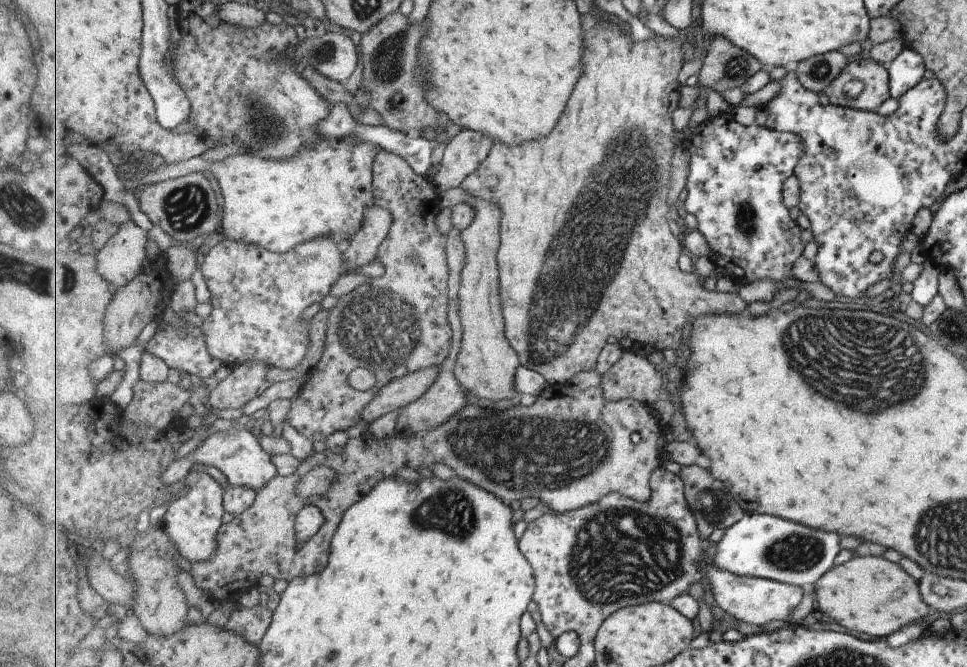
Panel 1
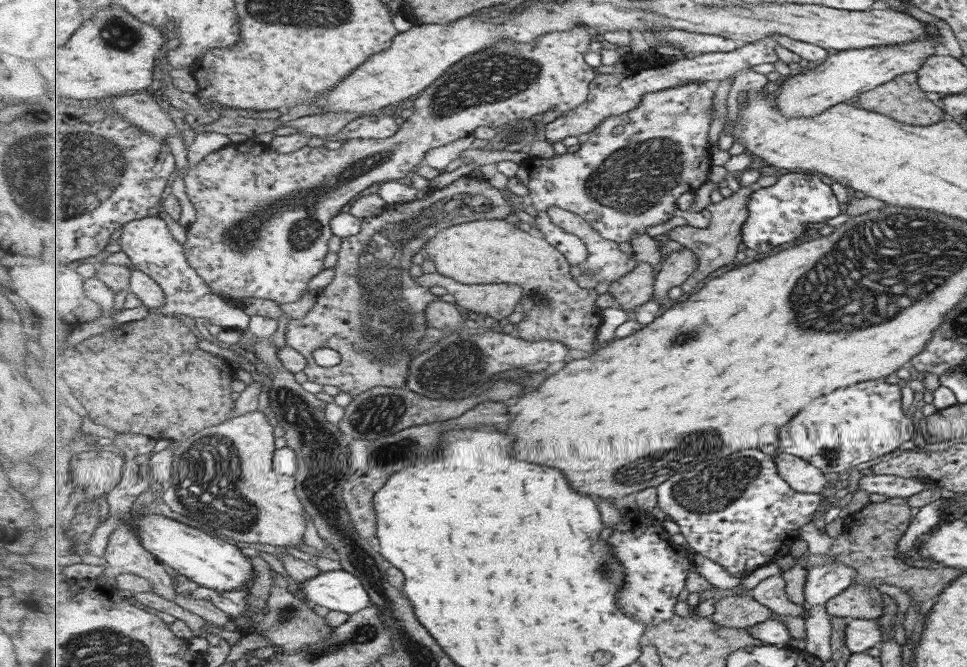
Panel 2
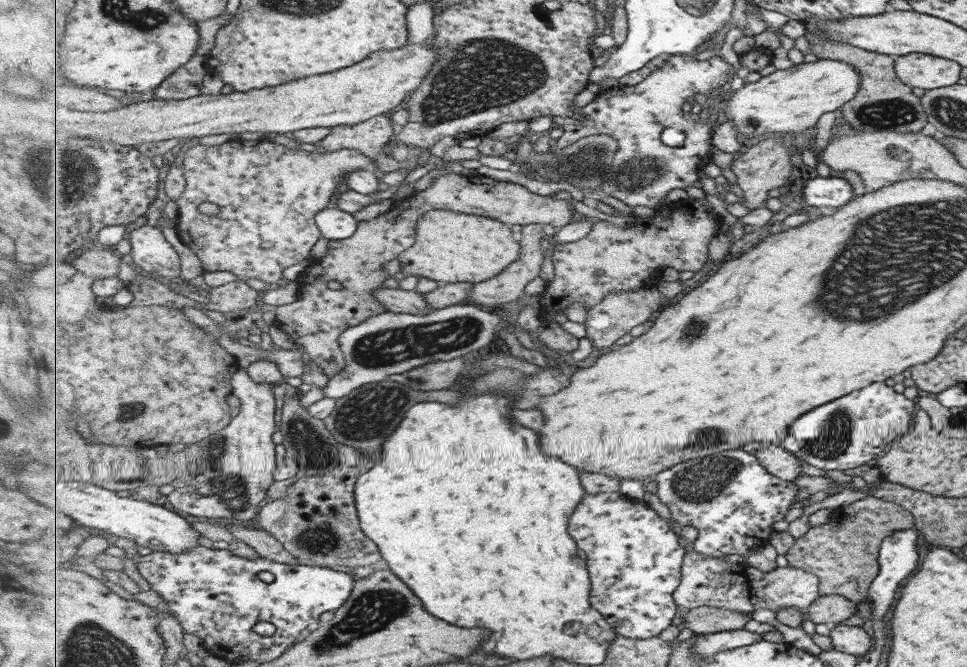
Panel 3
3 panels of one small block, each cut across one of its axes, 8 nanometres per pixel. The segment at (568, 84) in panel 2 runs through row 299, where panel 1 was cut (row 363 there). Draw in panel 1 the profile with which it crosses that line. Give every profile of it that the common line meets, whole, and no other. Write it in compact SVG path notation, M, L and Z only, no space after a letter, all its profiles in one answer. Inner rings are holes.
M329 234L329 238L309 241L277 254L253 244L223 238L202 260L199 269L211 292L210 302L215 306L213 314L203 320L209 352L229 367L254 361L263 362L270 369L293 370L299 366L311 348L311 321L303 320L303 312L323 300L344 274L345 256L336 238Z

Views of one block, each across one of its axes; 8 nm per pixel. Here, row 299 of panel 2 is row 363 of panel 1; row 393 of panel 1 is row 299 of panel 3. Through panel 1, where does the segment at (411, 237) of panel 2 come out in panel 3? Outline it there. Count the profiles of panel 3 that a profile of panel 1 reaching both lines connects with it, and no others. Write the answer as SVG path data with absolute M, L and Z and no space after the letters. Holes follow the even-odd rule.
M445 173L433 179L431 186L427 189L414 192L411 196L395 201L387 212L375 217L374 219L359 221L357 232L349 238L341 240L330 240L327 253L318 261L311 261L296 272L295 279L299 284L299 295L297 300L277 306L276 318L277 325L295 343L304 347L313 363L322 369L329 379L333 376L343 374L346 368L346 358L340 346L341 333L365 320L369 317L379 316L387 312L387 307L375 297L375 290L383 288L385 278L389 274L383 271L383 266L391 260L395 260L399 254L403 254L411 248L417 240L417 222L421 220L427 212L436 210L449 210L453 212L479 215L500 220L505 224L550 224L559 228L567 226L573 222L575 209L567 200L554 199L553 196L543 196L531 192L529 188L512 182L493 180L481 175L456 175Z

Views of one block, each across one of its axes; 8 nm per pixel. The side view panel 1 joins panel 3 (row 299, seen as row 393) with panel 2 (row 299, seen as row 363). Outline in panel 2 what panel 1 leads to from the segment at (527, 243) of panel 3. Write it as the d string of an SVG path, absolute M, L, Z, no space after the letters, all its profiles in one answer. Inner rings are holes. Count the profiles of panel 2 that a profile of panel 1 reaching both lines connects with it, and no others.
M437 272L422 273L415 281L427 288L447 288L447 293L455 298L454 302L470 316L486 314L497 320L516 312L524 295L519 284L463 284Z

